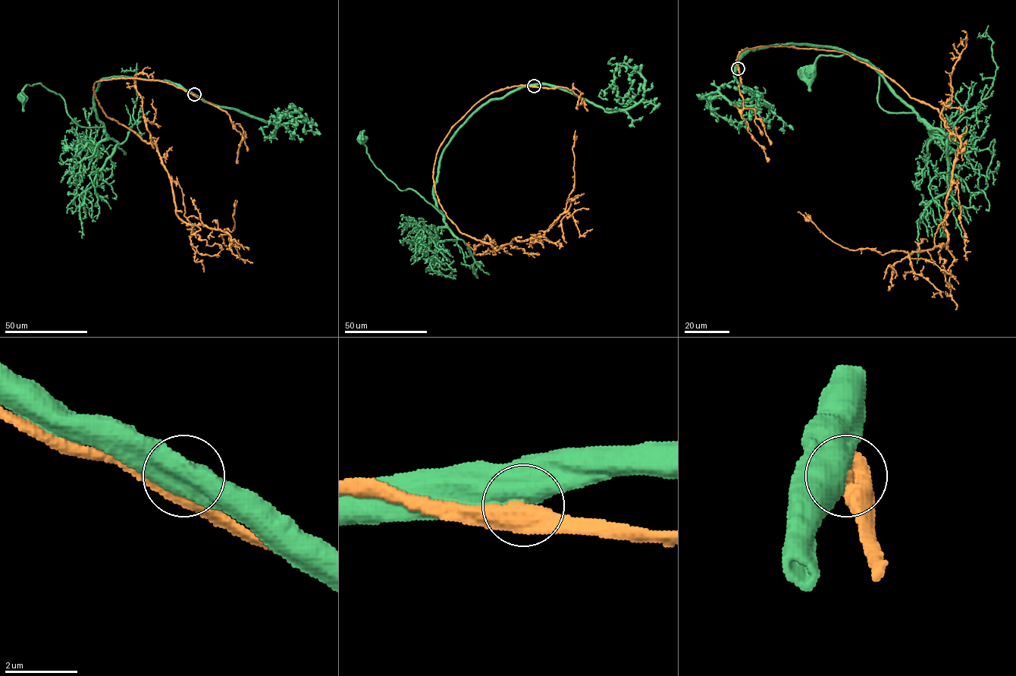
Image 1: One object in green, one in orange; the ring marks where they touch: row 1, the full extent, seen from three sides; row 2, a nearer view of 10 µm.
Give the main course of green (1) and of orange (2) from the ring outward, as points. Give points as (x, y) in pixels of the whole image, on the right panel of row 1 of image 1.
1: (738, 68), (756, 48), (835, 48), (913, 111), (884, 110), (879, 70), (852, 53), (808, 70)
2: (738, 68), (741, 51), (760, 47), (848, 53), (936, 108), (960, 139), (944, 245), (850, 249), (798, 212)

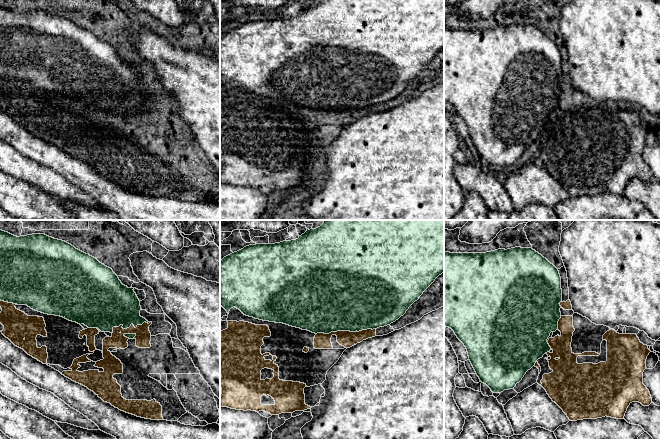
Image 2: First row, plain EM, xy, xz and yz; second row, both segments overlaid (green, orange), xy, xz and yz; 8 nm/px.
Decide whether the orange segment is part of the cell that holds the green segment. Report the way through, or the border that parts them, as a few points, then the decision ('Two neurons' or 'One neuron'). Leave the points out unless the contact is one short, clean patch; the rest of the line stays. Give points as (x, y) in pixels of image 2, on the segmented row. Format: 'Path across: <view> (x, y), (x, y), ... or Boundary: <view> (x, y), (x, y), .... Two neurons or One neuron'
Boundary: xz (375, 328), (316, 334). Two neurons

